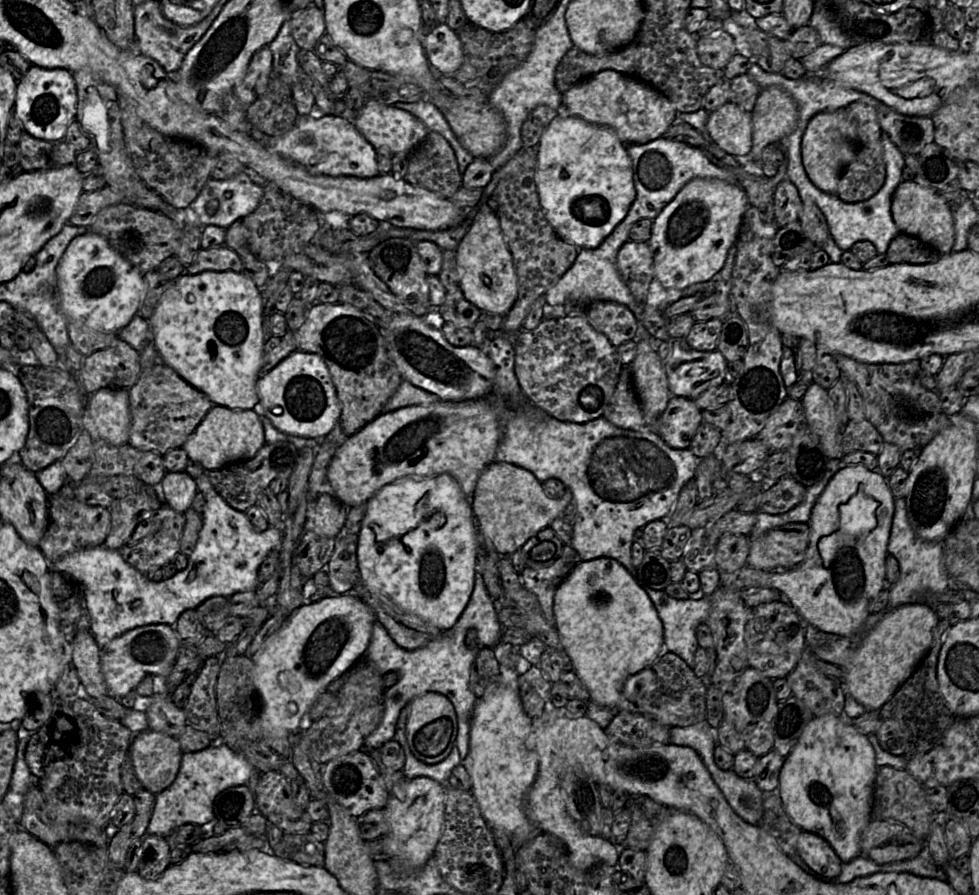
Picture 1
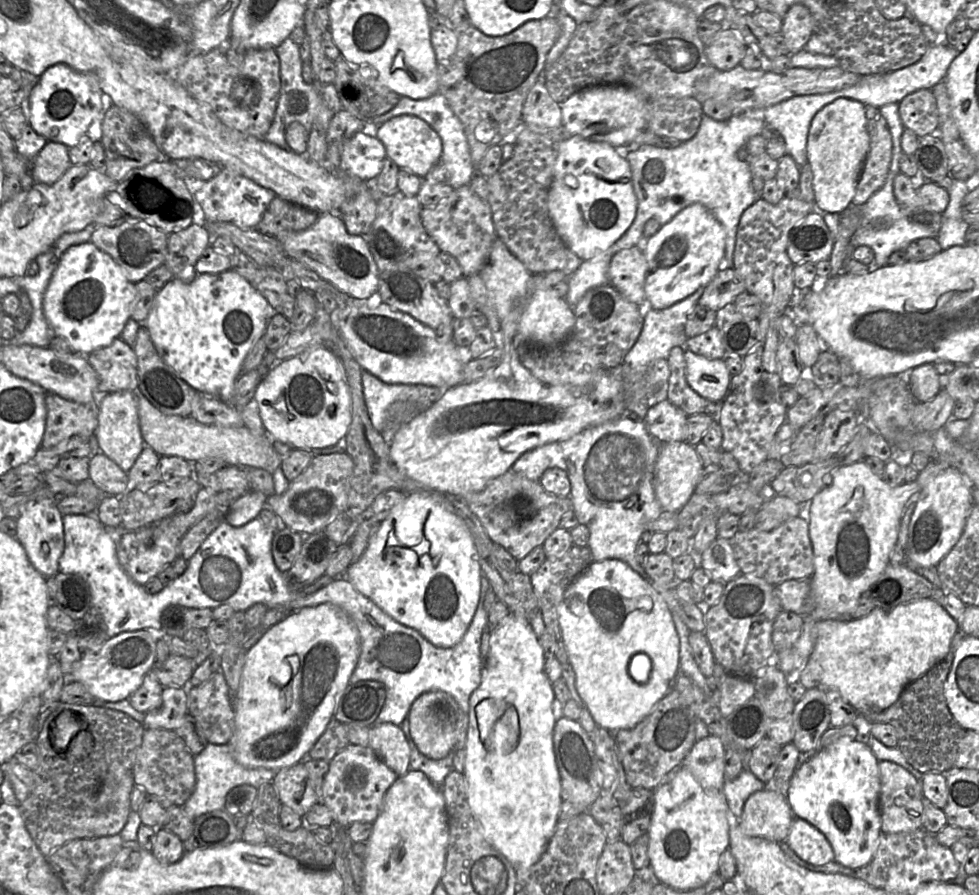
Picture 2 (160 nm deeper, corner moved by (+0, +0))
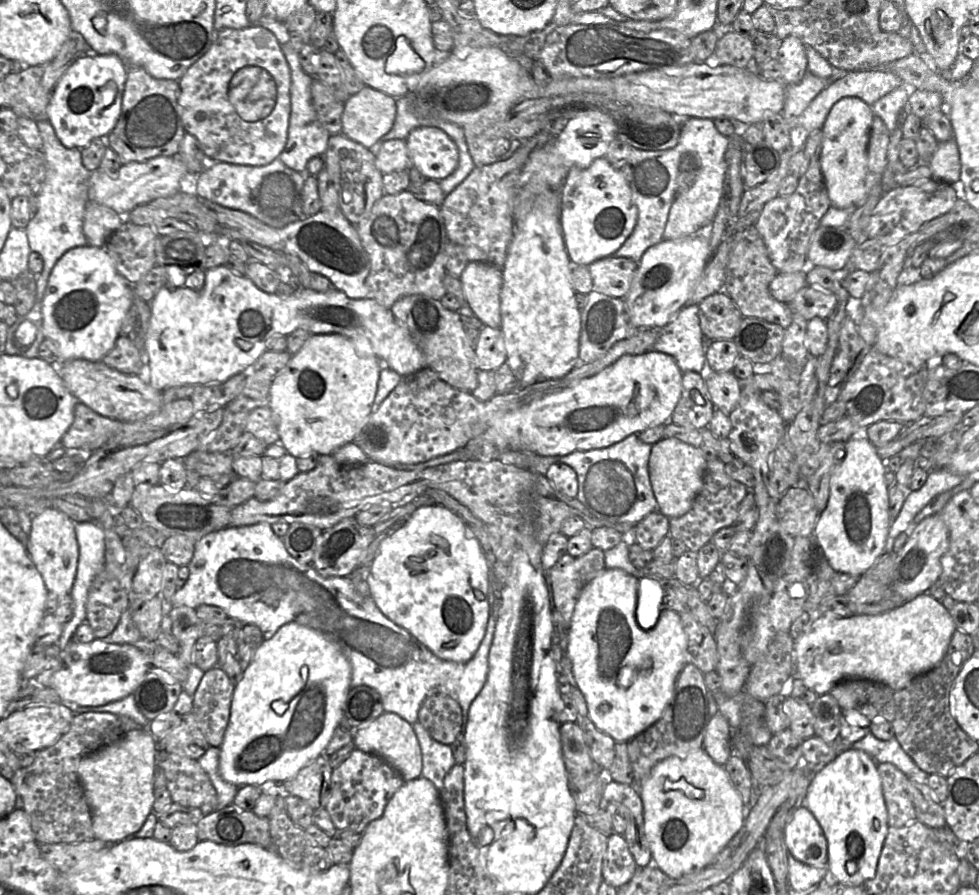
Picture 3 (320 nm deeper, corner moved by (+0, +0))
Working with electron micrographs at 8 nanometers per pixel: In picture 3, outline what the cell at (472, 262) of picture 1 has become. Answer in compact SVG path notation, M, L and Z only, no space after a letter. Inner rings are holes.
M659 351L623 355L592 377L582 379L562 390L542 395L505 413L473 440L488 442L500 452L511 450L541 456L563 456L574 451L606 448L631 434L667 424L681 396L682 374L673 357Z

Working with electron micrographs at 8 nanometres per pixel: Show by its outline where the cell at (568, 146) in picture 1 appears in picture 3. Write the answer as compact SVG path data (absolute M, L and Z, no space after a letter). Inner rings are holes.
M606 158L594 160L588 168L573 167L569 171L561 189L560 223L566 250L574 265L589 266L615 253L632 234L637 219L638 209L623 173L613 168Z

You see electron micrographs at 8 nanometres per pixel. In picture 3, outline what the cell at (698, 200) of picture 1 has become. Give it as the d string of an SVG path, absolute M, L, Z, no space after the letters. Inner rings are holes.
M712 223L689 236L675 240L663 239L645 251L629 291L623 298L635 327L639 330L662 328L686 305L711 258L711 230Z

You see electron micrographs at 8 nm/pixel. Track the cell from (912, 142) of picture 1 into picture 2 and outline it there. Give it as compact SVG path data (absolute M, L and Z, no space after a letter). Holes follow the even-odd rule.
M930 89L915 91L899 102L899 116L905 129L912 130L919 138L935 134L939 123L936 99Z

